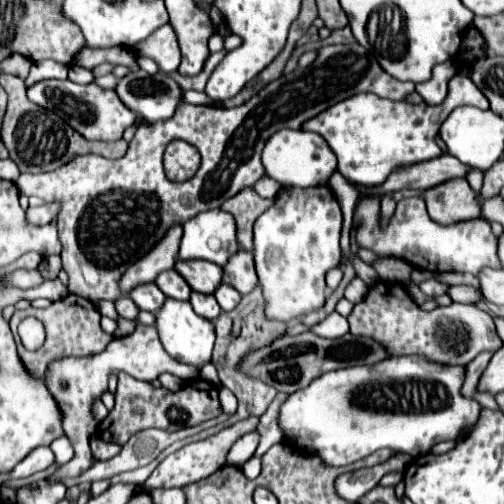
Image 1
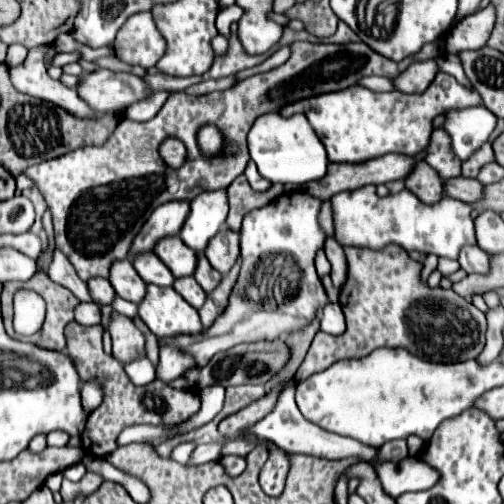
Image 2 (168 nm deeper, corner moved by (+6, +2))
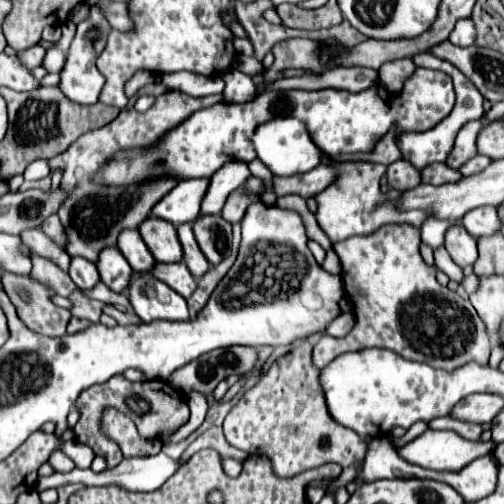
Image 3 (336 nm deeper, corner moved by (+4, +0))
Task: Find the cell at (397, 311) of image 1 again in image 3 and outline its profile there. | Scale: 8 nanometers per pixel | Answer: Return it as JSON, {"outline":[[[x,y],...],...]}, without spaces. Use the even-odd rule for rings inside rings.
{"outline":[[[384,226],[376,234],[368,234],[364,238],[348,238],[344,242],[334,244],[334,252],[342,262],[342,282],[344,292],[352,304],[352,312],[356,316],[354,328],[344,338],[322,336],[312,352],[312,362],[318,370],[328,366],[336,356],[352,350],[364,348],[388,348],[406,360],[424,362],[432,368],[454,370],[468,362],[486,364],[490,358],[490,338],[486,326],[470,300],[450,292],[446,286],[440,286],[436,280],[436,268],[428,266],[420,256],[420,234],[410,226]]]}

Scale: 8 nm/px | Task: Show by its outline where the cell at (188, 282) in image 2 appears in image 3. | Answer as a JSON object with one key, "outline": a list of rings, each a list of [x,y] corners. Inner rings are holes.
{"outline":[[[176,262],[176,266],[160,266],[156,264],[156,274],[158,280],[166,282],[172,290],[176,290],[180,296],[190,298],[196,290],[196,278],[188,274],[188,268],[182,262]]]}

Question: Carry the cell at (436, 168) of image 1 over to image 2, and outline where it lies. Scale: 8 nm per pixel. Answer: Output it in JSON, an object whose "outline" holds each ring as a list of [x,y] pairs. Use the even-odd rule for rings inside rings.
{"outline":[[[386,154],[378,160],[366,160],[366,164],[328,164],[328,172],[322,180],[314,180],[304,186],[306,192],[320,200],[330,200],[344,190],[356,190],[366,184],[386,184],[390,180],[402,180],[414,168],[414,158],[402,154]]]}

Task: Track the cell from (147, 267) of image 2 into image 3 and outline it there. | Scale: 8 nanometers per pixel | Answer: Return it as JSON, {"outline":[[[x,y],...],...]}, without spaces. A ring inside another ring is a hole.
{"outline":[[[124,230],[124,234],[120,234],[120,246],[118,246],[118,250],[124,254],[124,258],[128,260],[128,264],[132,266],[134,272],[146,274],[156,264],[152,252],[148,250],[148,246],[144,244],[144,240],[140,238],[138,230]]]}

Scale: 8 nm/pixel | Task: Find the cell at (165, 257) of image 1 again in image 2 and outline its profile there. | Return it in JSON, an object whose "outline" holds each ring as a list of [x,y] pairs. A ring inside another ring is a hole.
{"outline":[[[172,200],[170,204],[164,204],[162,208],[156,208],[150,214],[150,220],[142,226],[142,232],[132,242],[130,256],[146,250],[154,250],[154,244],[164,236],[176,236],[190,214],[190,202],[188,200]]]}

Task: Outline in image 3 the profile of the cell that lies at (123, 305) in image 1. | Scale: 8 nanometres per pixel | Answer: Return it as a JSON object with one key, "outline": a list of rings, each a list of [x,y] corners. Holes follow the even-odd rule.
{"outline":[[[72,258],[70,278],[80,290],[92,290],[100,282],[98,268],[92,266],[92,262],[84,262],[84,258]]]}

